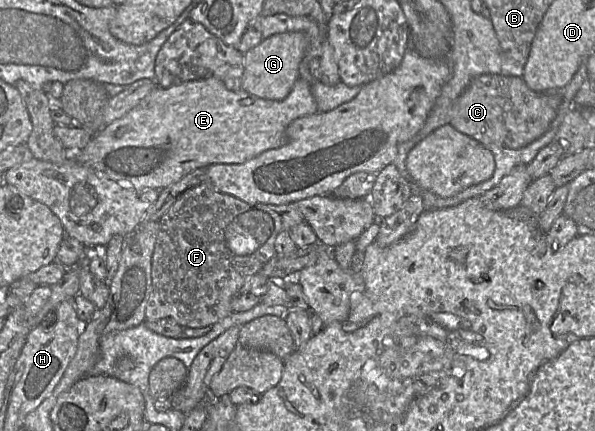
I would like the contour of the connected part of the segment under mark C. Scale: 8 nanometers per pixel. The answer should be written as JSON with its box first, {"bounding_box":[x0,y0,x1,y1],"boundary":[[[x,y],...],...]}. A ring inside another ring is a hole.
{"bounding_box":[449,74,560,149],"boundary":[[[482,74],[470,82],[453,105],[449,124],[481,144],[519,149],[547,131],[560,103],[558,95],[533,91],[521,77]]]}

